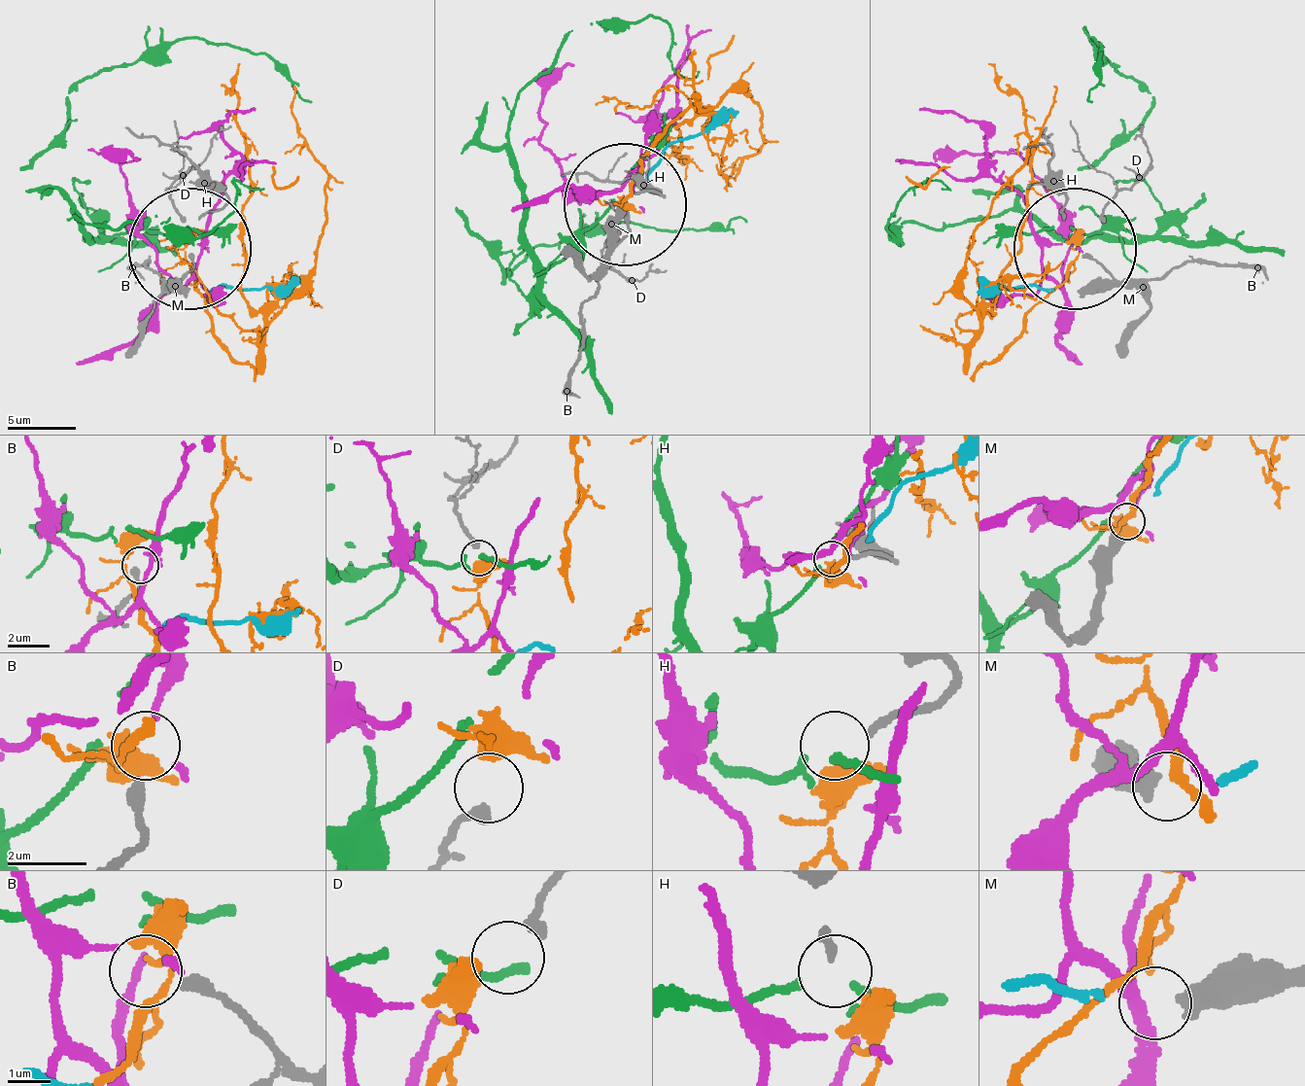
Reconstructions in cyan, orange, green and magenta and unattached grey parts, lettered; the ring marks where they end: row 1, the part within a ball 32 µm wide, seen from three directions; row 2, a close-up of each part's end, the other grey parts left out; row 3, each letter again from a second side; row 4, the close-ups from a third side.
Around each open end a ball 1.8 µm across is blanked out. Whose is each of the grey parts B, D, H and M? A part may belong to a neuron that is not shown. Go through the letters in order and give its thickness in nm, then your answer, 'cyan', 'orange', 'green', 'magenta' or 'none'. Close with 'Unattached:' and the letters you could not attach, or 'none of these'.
B: 320 nm | none
D: 280 nm | orange
H: 170 nm | green
M: 550 nm | none
Unattached: B, M

